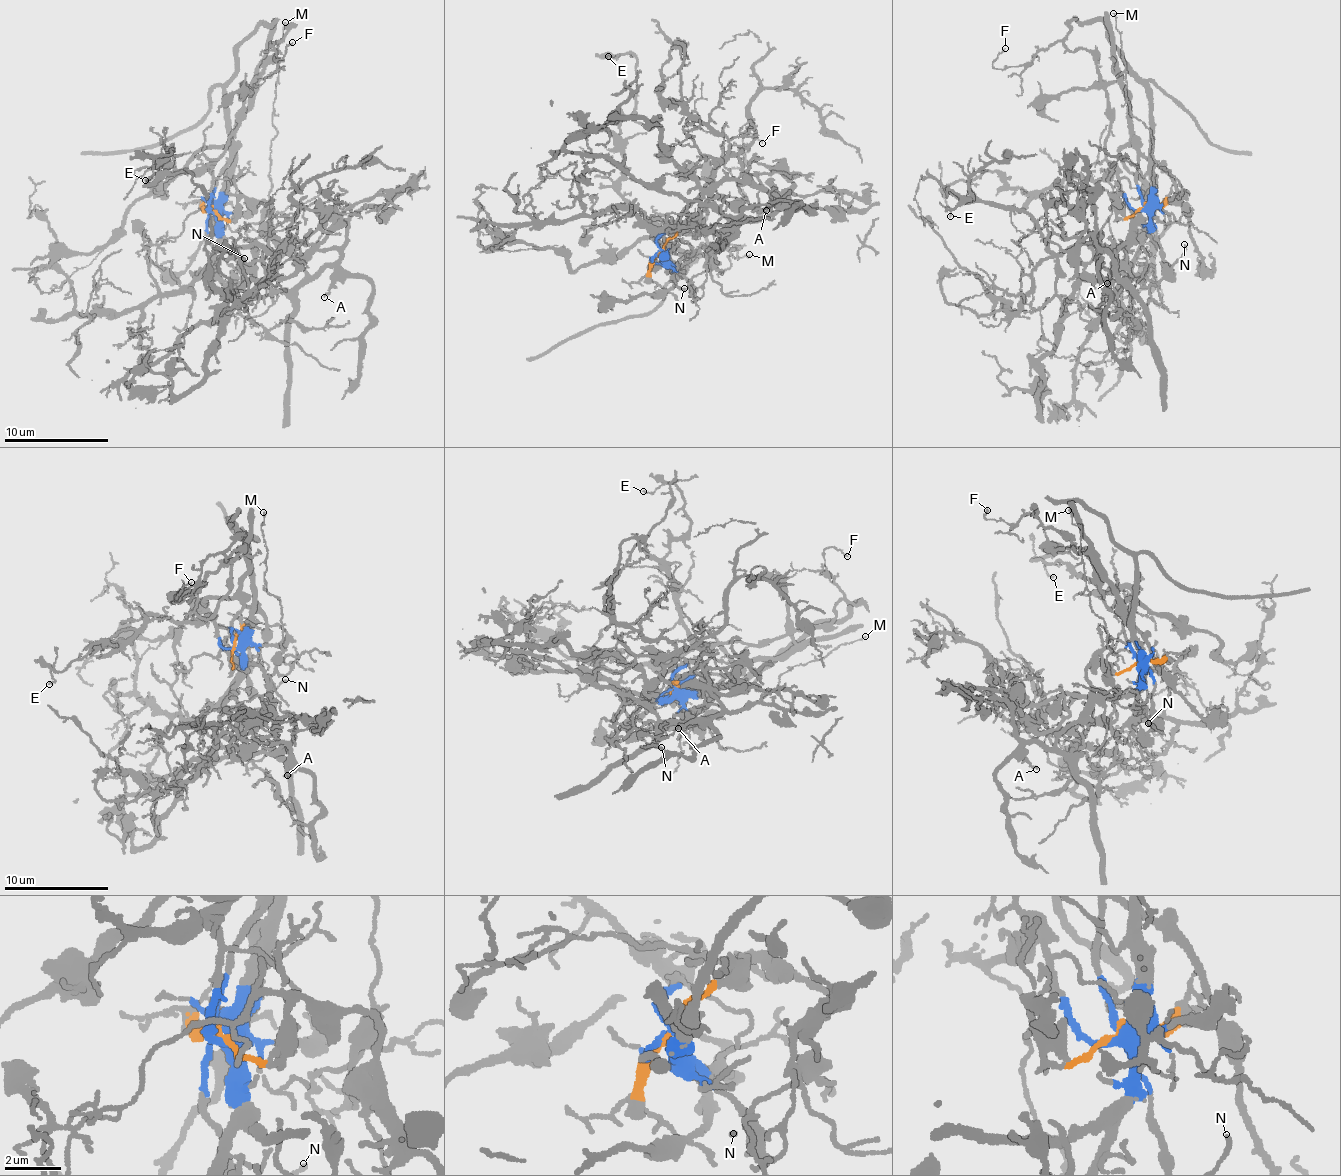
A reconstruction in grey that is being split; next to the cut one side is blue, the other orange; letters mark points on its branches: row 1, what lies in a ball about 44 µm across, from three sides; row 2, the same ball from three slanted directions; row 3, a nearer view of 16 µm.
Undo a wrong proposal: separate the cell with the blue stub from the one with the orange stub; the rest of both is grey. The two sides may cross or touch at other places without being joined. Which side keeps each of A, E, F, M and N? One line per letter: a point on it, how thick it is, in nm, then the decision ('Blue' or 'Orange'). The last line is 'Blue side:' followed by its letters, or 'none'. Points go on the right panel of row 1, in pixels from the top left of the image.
A: Place: (1107, 283). Thickness 110 nm. Orange
E: Place: (950, 216). Thickness 130 nm. Blue
F: Place: (1005, 48). Thickness 120 nm. Blue
M: Place: (1113, 13). Thickness 110 nm. Orange
N: Place: (1184, 244). Thickness 160 nm. Blue
Blue side: E, F, N

